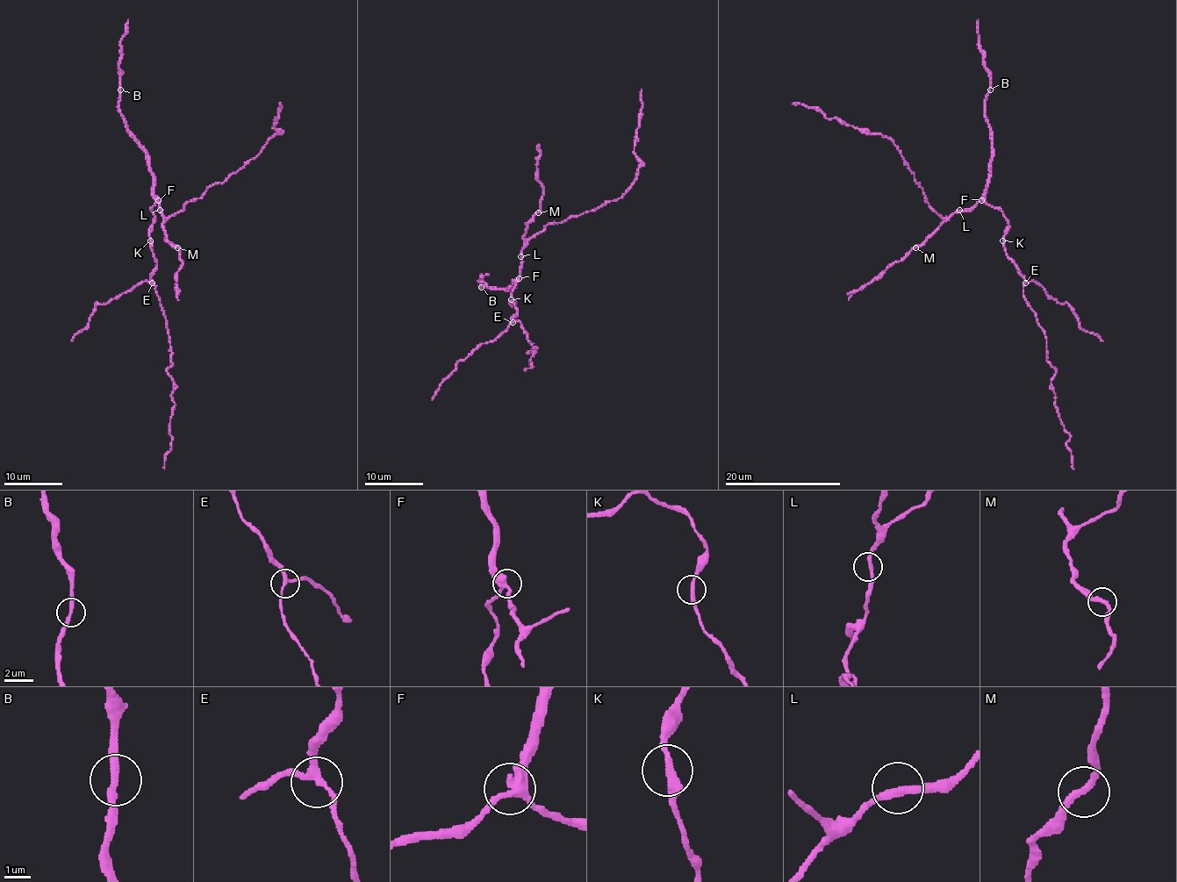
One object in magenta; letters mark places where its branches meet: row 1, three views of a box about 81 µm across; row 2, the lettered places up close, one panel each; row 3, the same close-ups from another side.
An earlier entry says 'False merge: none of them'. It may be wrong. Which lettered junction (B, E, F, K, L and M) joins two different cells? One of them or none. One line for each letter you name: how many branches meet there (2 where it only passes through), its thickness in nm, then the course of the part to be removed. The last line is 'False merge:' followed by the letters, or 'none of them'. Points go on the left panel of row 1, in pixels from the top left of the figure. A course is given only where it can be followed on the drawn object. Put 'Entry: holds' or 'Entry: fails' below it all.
False merge: none of them
Entry: holds

